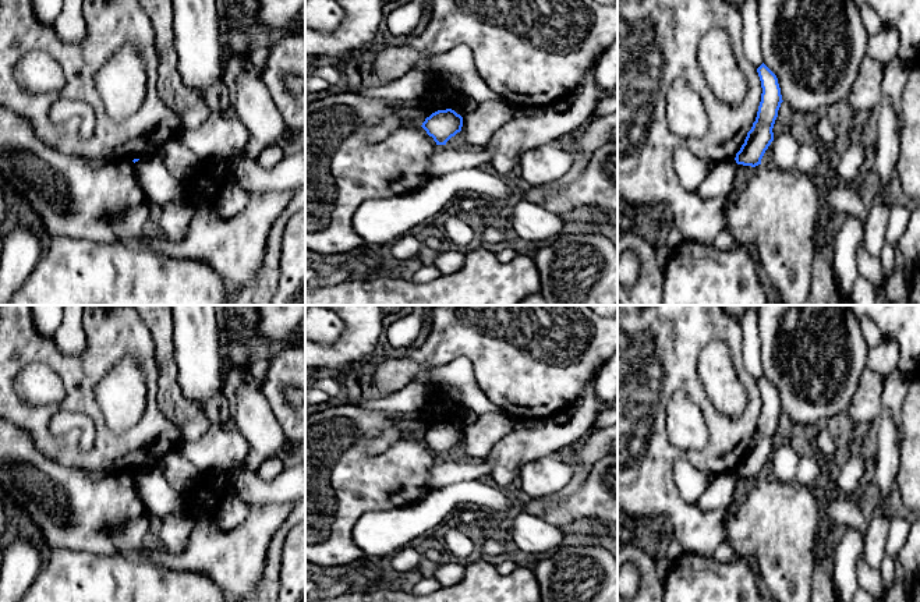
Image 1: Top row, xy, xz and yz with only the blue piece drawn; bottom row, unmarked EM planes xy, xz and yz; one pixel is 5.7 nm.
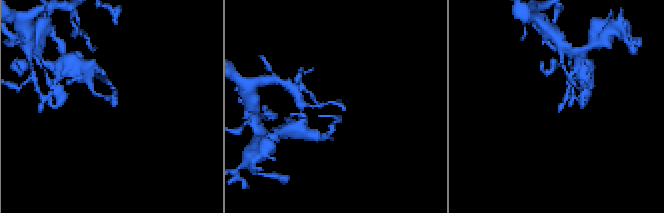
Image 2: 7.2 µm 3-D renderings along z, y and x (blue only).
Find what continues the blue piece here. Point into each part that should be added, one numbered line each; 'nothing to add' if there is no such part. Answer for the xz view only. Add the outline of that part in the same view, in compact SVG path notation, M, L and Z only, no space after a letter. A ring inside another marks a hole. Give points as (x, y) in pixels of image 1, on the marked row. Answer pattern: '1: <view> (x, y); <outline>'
nothing to add

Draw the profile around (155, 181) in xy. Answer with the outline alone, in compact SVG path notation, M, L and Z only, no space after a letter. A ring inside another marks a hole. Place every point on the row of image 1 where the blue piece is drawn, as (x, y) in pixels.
M142 157L134 167L139 190L146 199L163 205L173 199L190 198L185 184L167 171L162 157Z

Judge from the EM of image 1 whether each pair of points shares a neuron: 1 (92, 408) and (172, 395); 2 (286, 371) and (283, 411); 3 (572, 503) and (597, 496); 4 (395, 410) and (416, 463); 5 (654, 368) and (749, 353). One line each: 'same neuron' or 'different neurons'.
1: different neurons
2: same neuron
3: same neuron
4: different neurons
5: different neurons

